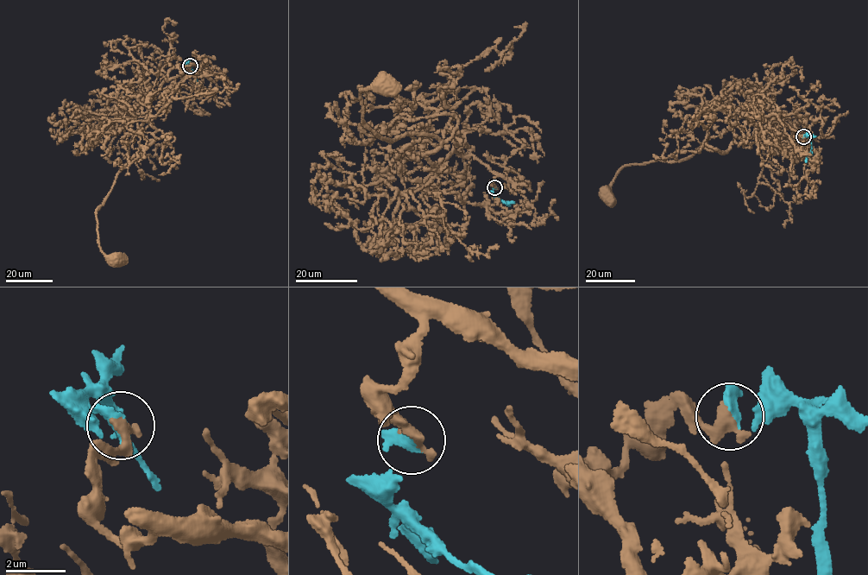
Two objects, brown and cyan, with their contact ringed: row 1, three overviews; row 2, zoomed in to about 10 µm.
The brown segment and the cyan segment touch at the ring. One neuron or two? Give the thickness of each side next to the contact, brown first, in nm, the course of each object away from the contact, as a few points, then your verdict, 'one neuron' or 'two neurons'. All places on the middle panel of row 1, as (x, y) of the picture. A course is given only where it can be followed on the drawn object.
460/480 nm | brown via (494, 187), (471, 155), (433, 164), (433, 136), (393, 141), (365, 124), (360, 94), (385, 80) | cyan via (494, 187), (493, 194), (498, 199), (507, 204), (513, 202) | one neuron

